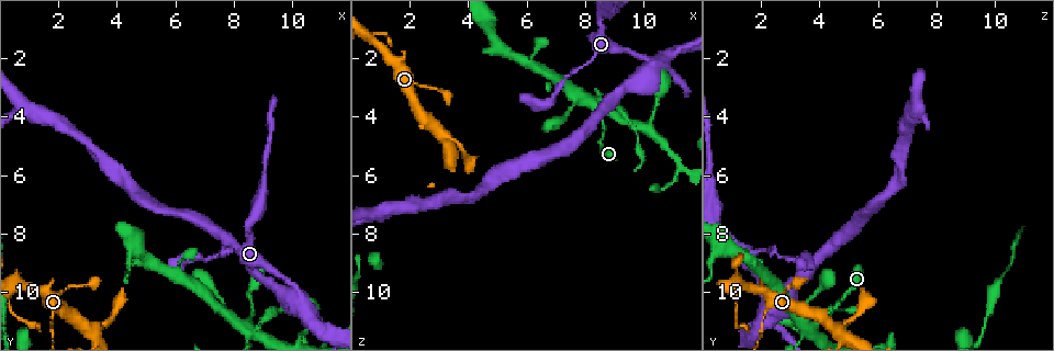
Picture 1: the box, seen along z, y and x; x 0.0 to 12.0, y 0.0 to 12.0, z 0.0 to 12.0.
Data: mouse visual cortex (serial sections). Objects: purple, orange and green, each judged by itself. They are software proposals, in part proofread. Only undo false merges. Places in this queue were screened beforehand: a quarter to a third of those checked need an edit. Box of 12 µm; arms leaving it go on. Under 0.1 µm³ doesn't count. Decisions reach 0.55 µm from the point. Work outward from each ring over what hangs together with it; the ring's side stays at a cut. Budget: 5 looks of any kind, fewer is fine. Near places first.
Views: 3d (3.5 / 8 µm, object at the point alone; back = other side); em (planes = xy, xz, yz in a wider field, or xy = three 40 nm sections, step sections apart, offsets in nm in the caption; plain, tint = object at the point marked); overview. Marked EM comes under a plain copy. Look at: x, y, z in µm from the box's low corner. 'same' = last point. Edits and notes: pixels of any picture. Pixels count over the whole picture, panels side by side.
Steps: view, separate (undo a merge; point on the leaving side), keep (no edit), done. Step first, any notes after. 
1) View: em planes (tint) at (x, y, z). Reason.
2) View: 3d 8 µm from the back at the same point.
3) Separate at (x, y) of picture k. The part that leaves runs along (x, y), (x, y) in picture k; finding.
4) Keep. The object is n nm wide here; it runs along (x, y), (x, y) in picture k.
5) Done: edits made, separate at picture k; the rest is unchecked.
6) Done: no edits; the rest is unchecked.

View: 3d 3.5 µm at (8.5, 11.1, 3.7). Sharp bend.

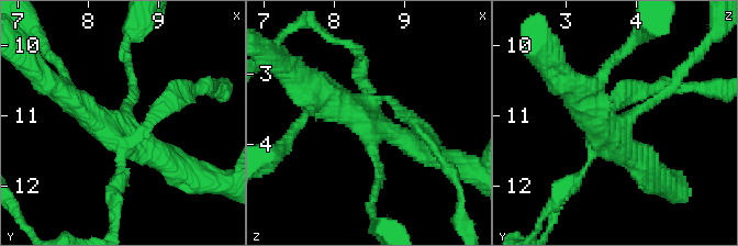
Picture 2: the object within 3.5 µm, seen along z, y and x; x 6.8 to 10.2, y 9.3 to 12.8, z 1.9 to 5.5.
View: em xy step 2 (tint) at (8.50, 11.15, 3.75).

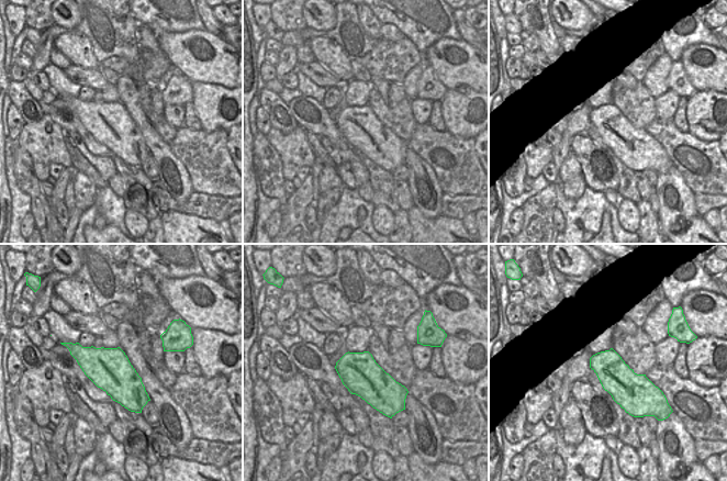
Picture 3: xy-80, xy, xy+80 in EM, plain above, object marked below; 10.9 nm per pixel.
Separate at (366, 84) of picture 2. The part that leaves runs along (370, 105), (390, 100), (434, 148) in picture 2; two cells meet here.

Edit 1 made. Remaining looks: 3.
View: 3d 3.5 µm at (10.3, 10.3, 2.3).

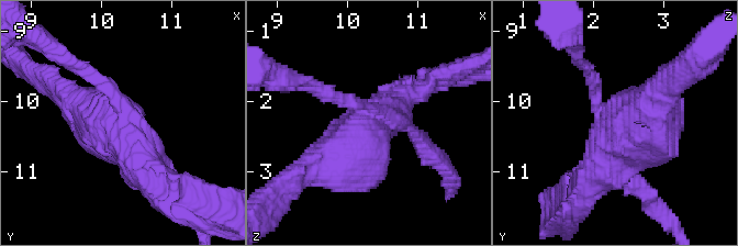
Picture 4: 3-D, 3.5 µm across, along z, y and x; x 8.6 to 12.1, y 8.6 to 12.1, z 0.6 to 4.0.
View: em xy step 5 (tint) at (10.35, 10.25, 2.25).

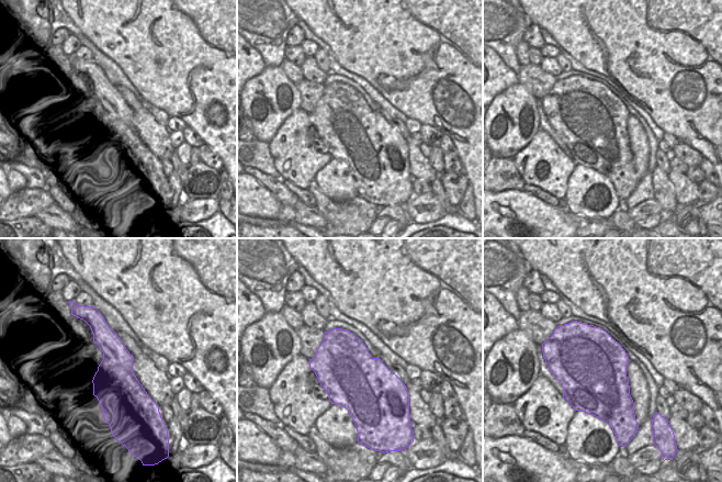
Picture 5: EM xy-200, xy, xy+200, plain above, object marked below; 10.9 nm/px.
Separate at (428, 79) of picture 4. The part that leaves runs along (368, 114), (351, 148), (304, 176) in picture 4; a second cell is stuck on.

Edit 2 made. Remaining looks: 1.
Done: edits made, separate at picture 2, separate at picture 4; the rest is unchecked.

